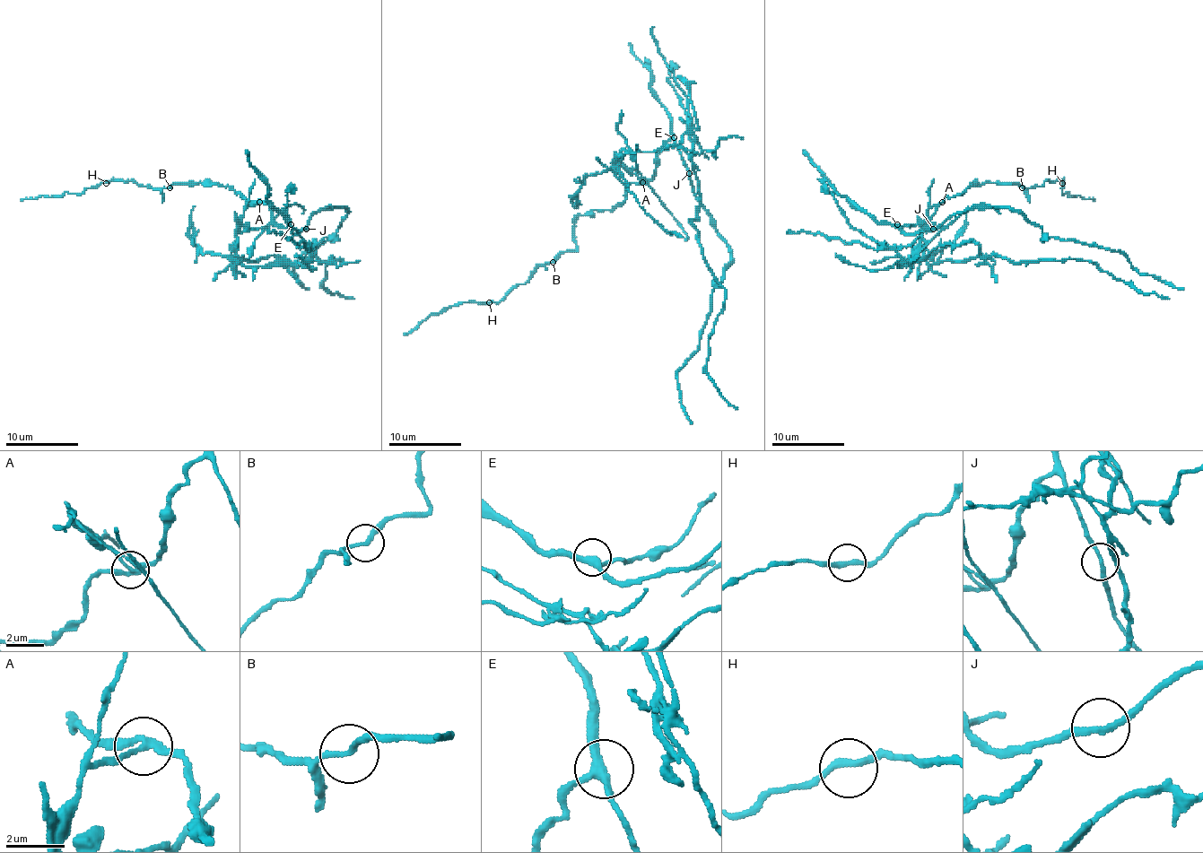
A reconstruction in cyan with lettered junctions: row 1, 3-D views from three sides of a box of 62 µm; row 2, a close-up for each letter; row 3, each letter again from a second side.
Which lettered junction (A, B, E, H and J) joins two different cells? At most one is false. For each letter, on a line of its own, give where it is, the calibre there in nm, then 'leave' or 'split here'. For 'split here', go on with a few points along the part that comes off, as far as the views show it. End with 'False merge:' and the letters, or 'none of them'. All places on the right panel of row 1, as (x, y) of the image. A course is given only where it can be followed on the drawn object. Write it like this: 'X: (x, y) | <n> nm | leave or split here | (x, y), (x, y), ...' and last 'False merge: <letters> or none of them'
A: (942, 202) | 200 nm | split here | (943, 203), (926, 212), (911, 267), (938, 246), (975, 242), (984, 256), (1018, 262), (1091, 260), (1169, 299)
B: (1022, 187) | 200 nm | leave
E: (897, 224) | 280 nm | leave
H: (1062, 183) | 240 nm | leave
J: (933, 229) | 200 nm | leave
False merge: A

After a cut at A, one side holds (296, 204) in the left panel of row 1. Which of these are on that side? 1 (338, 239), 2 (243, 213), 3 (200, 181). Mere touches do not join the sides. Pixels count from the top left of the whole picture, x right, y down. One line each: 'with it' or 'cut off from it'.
1: cut off from it
2: with it
3: cut off from it

